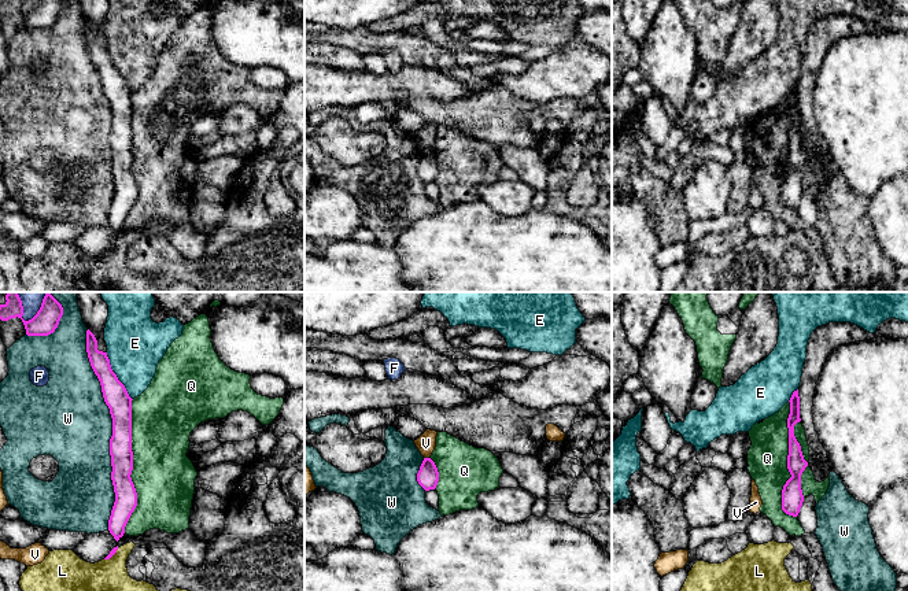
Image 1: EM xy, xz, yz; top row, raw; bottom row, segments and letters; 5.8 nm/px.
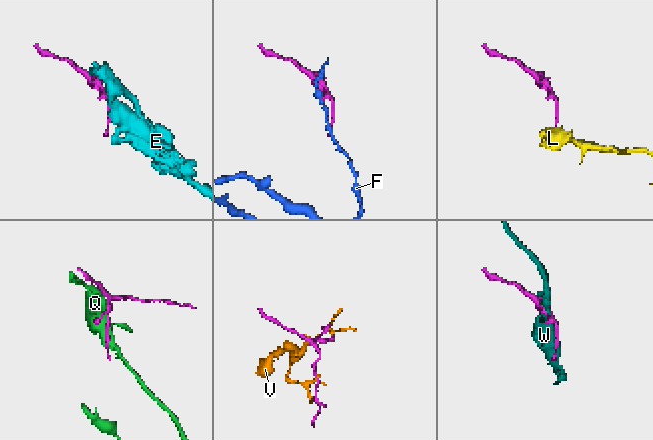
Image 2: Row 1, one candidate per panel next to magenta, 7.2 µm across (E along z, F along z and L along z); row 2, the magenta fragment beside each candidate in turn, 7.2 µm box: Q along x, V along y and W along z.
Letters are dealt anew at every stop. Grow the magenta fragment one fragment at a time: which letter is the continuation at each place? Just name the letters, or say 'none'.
none

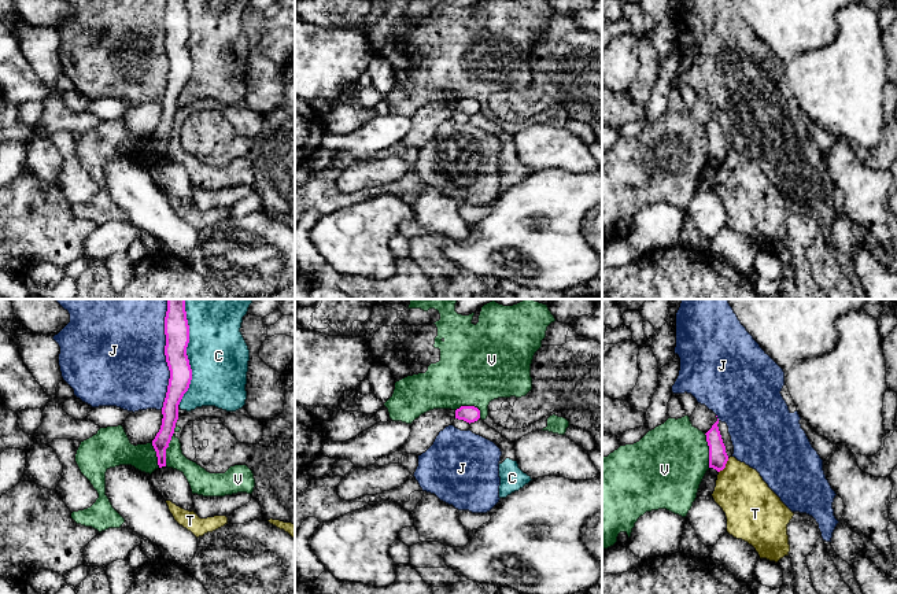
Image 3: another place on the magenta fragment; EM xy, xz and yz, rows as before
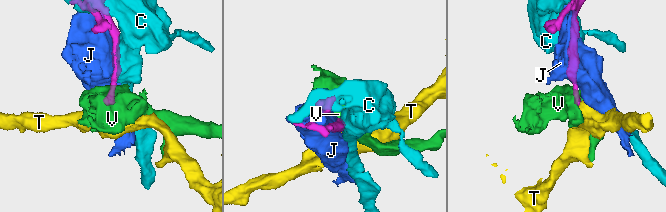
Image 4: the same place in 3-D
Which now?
none

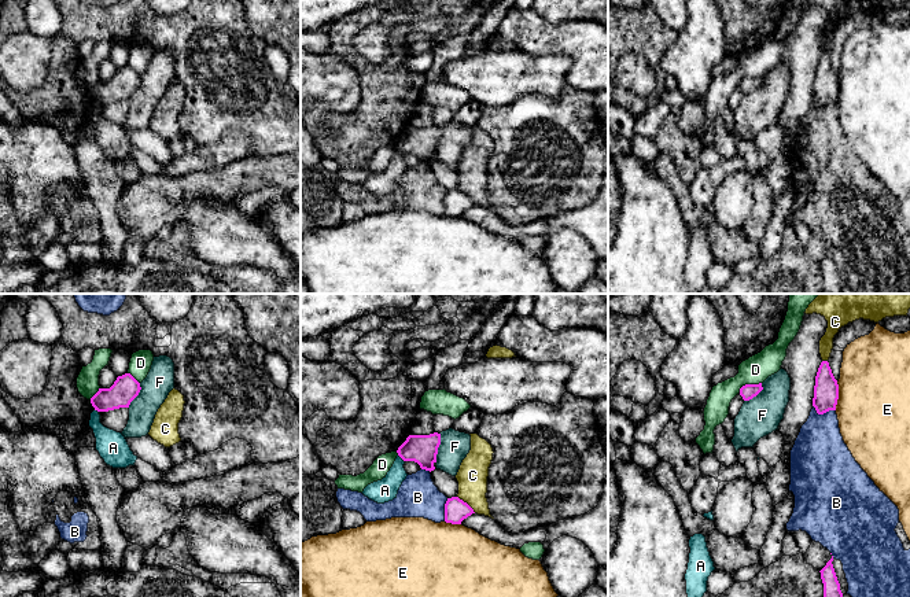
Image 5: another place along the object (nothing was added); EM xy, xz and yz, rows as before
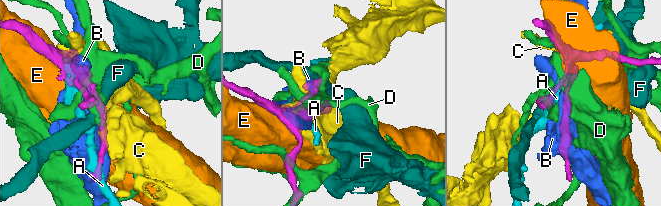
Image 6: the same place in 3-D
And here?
none

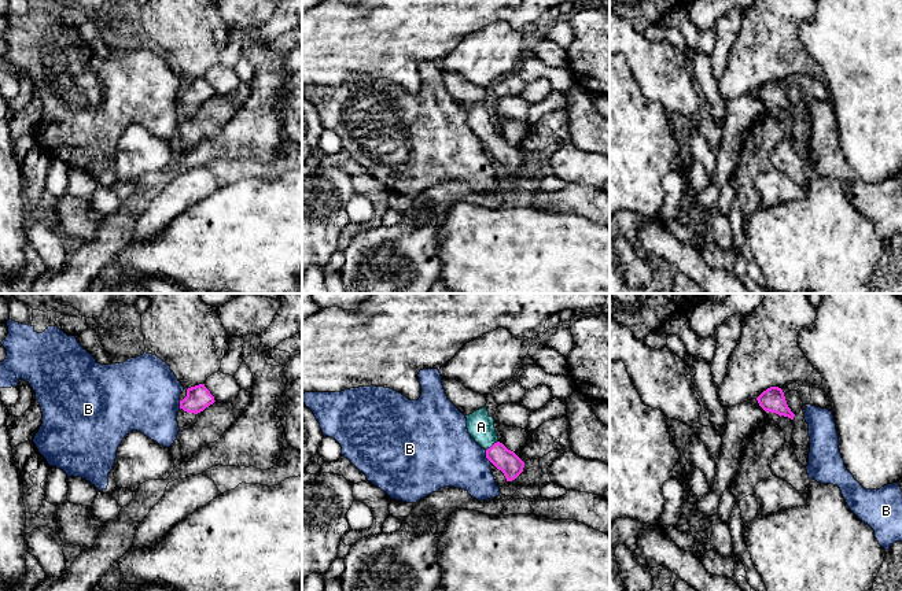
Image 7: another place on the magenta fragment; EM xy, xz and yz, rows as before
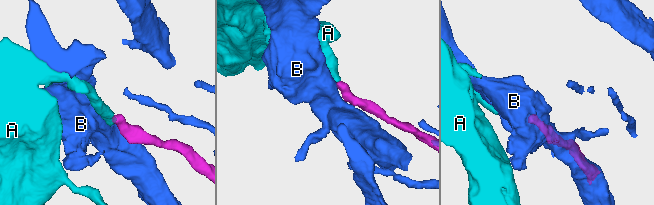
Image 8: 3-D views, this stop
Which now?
A

